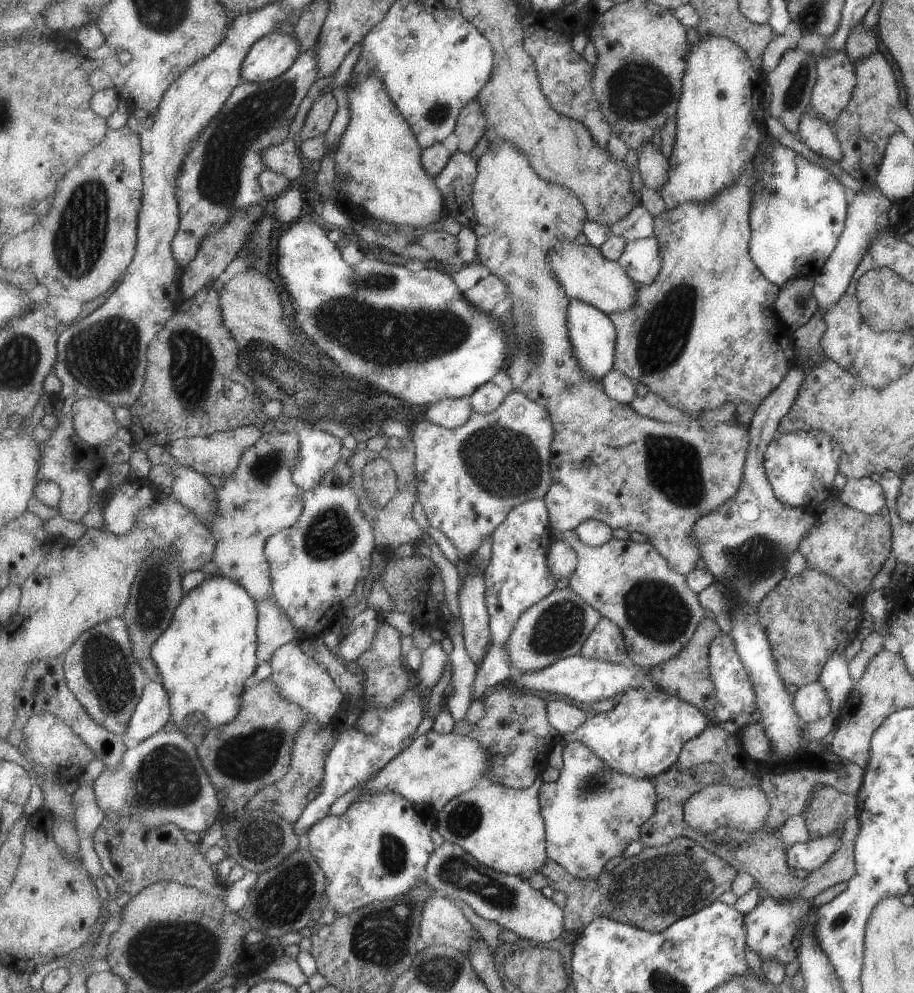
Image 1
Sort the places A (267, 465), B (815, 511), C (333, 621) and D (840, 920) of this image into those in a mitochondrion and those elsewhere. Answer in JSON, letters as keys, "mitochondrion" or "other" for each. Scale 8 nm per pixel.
{"A":"mitochondrion","B":"other","C":"other","D":"other"}

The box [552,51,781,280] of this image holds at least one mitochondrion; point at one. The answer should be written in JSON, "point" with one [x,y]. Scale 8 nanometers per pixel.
{"point":[636,92]}

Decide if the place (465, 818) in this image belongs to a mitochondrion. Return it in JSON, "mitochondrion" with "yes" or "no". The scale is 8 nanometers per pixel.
{"mitochondrion":"yes"}

